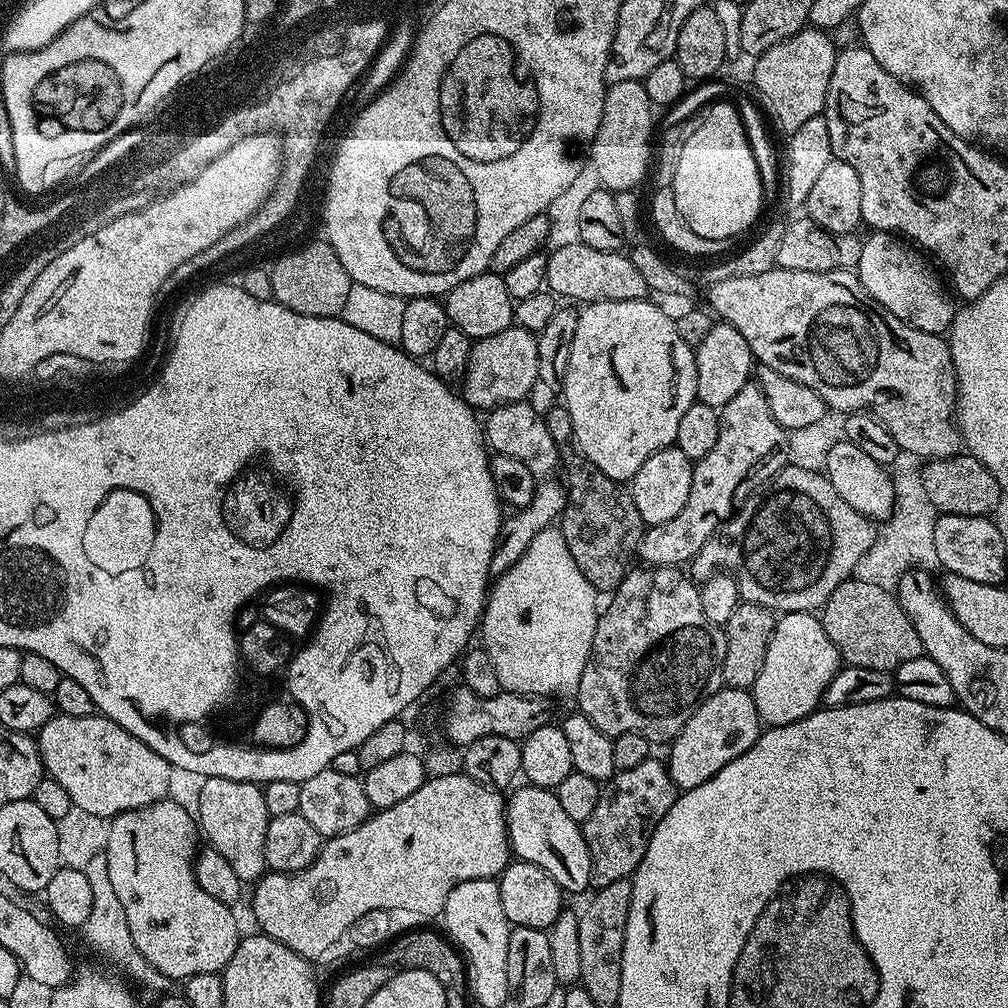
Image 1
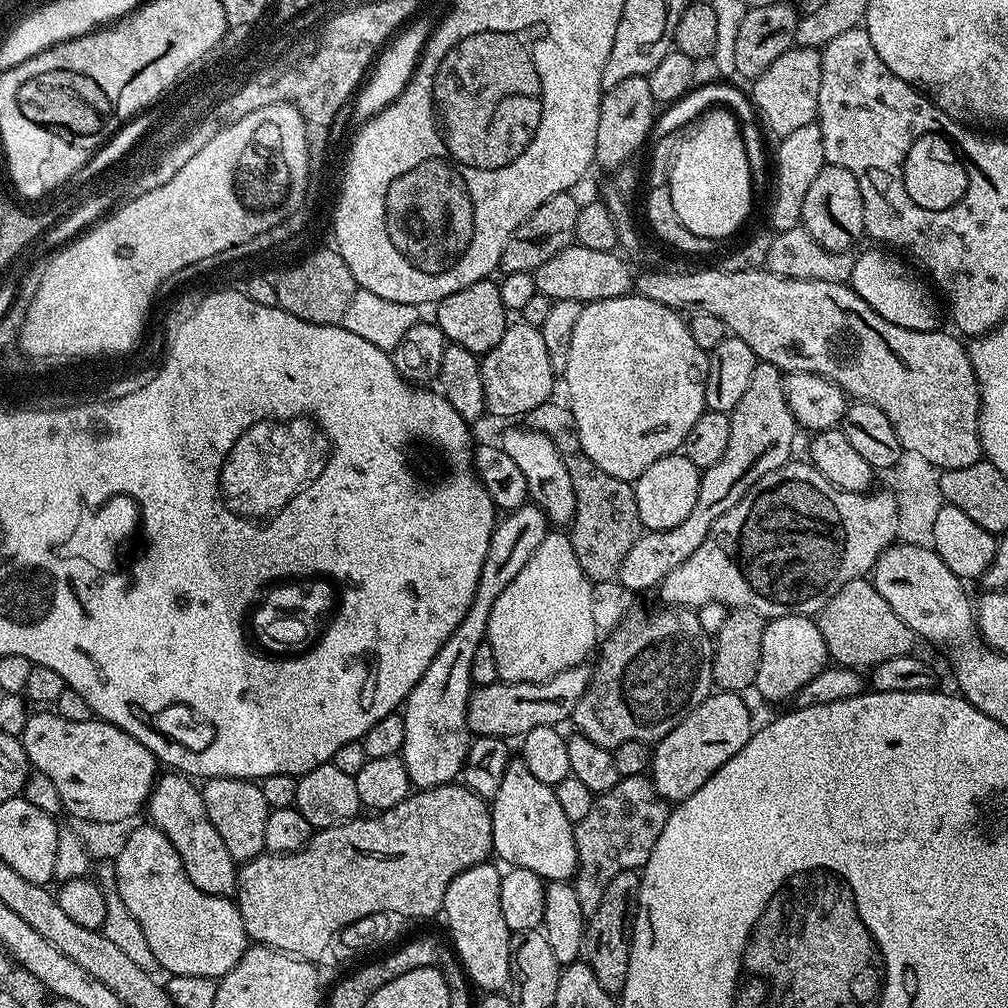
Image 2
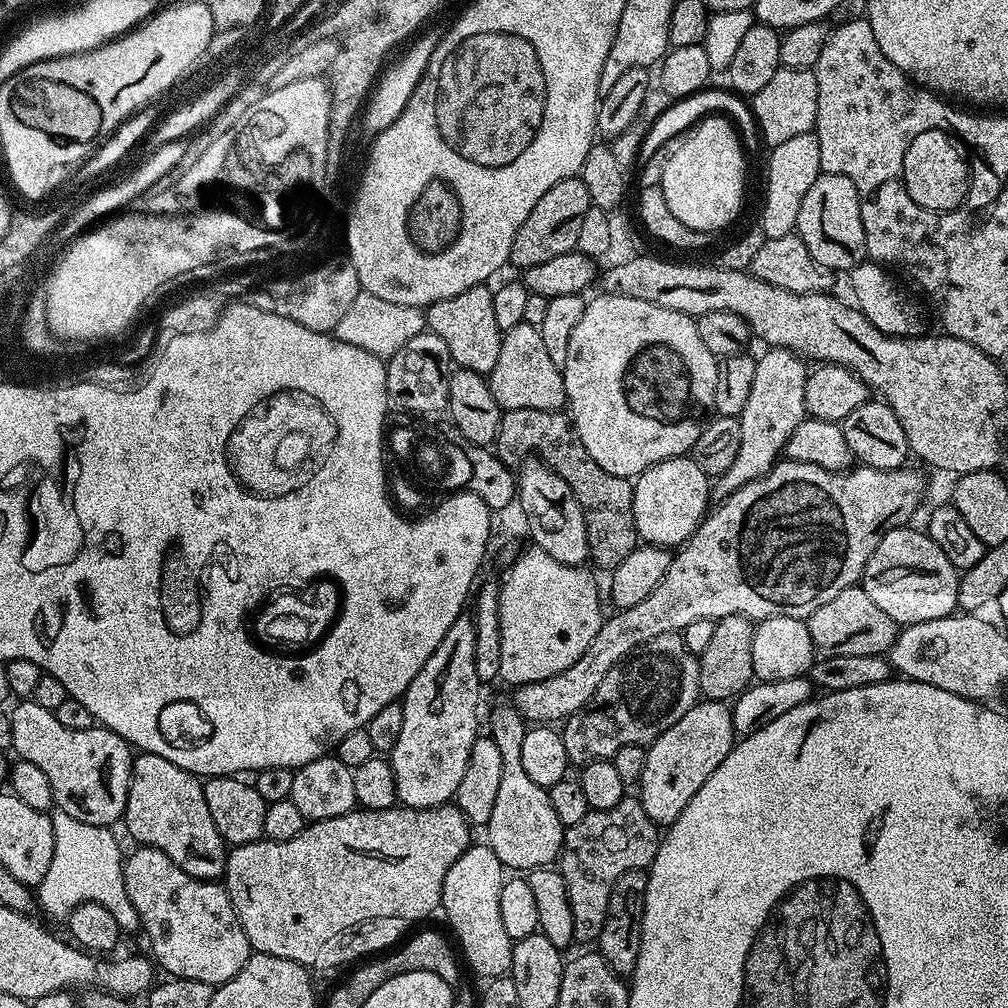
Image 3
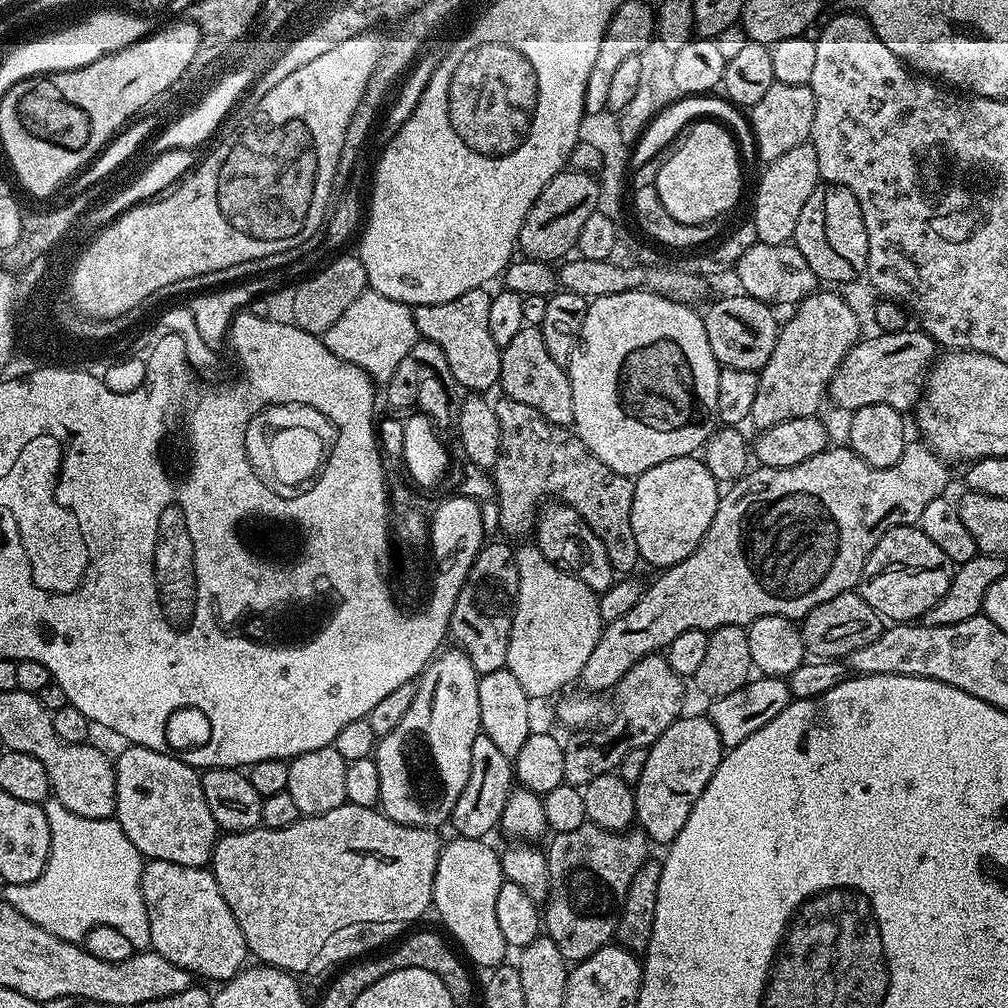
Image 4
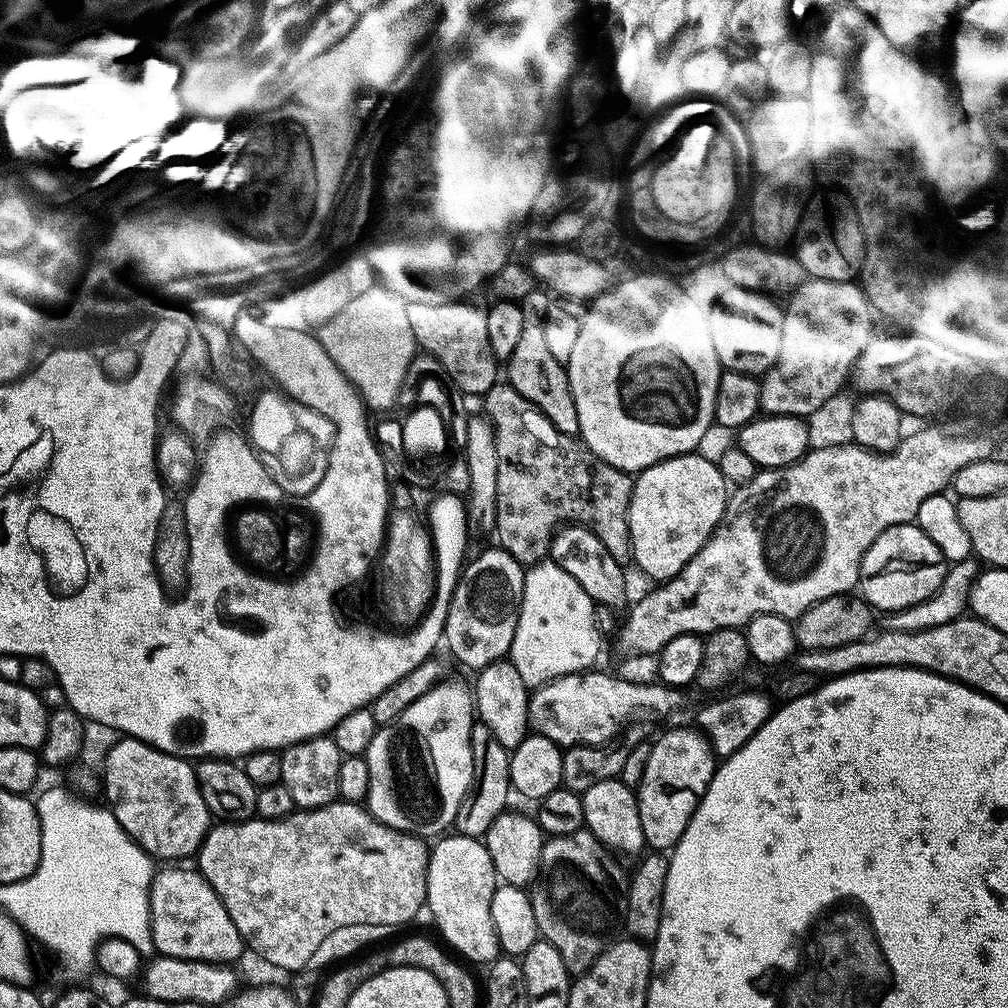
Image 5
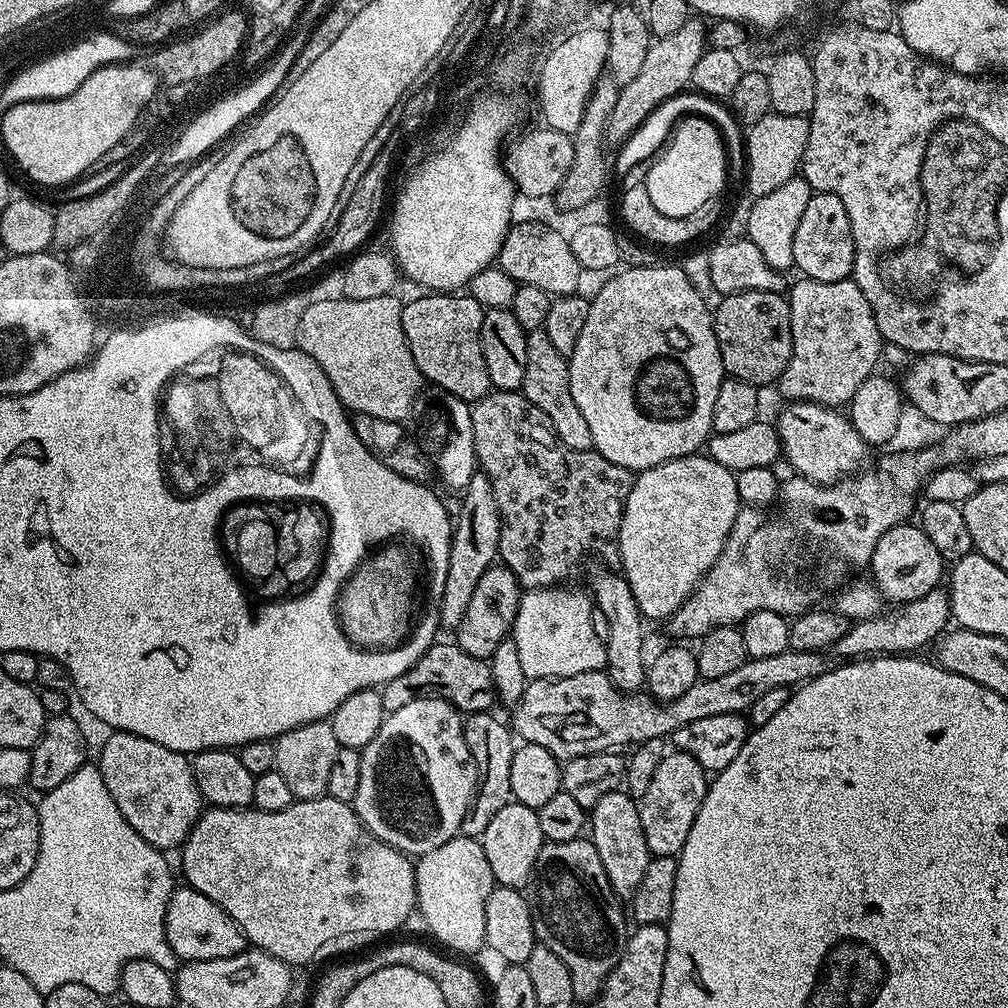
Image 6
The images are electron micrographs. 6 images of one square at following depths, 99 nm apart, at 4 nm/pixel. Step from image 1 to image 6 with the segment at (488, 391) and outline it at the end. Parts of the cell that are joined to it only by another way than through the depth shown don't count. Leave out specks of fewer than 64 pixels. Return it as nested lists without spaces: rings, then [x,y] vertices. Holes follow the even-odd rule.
[[[543,330],[528,333],[526,338],[526,378],[522,389],[525,398],[542,414],[548,417],[552,429],[556,431],[562,443],[570,446],[570,450],[579,452],[593,451],[590,438],[590,425],[582,415],[582,410],[574,403],[574,394],[570,394],[570,374],[568,360],[554,350],[554,345]]]

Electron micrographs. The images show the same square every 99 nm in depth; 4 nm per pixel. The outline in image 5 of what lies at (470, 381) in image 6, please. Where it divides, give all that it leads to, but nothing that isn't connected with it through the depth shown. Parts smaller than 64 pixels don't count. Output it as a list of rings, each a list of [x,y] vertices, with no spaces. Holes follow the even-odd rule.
[[[413,300],[406,306],[406,314],[419,351],[434,357],[461,393],[480,398],[498,382],[498,361],[490,350],[490,334],[486,334],[487,311],[468,303],[472,302],[431,304]]]

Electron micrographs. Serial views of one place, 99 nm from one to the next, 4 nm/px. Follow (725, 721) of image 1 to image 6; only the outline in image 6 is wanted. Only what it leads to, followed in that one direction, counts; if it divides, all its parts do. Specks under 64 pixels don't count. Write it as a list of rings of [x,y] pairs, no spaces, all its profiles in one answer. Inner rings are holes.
[[[669,751],[662,766],[650,781],[650,790],[639,797],[642,834],[646,834],[646,846],[652,856],[679,857],[686,838],[690,838],[690,826],[698,818],[698,810],[708,793],[710,780],[702,766],[685,752]]]

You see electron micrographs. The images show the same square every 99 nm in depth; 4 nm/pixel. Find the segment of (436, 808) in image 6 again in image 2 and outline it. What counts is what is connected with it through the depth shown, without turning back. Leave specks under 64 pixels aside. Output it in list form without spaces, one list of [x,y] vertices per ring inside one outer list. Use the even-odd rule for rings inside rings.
[[[525,502],[521,508],[507,513],[492,531],[490,546],[486,546],[486,562],[482,562],[482,574],[478,574],[478,586],[474,586],[474,598],[462,622],[458,622],[454,634],[446,638],[442,650],[434,654],[434,662],[426,666],[426,674],[422,674],[402,705],[406,722],[406,742],[402,755],[413,789],[423,790],[450,784],[463,773],[470,743],[468,699],[474,687],[470,674],[470,666],[474,666],[474,654],[478,646],[485,643],[490,610],[494,610],[498,594],[502,594],[502,590],[514,582],[522,566],[530,562],[534,550],[542,546],[542,538],[546,538],[549,531],[546,514],[531,502]]]

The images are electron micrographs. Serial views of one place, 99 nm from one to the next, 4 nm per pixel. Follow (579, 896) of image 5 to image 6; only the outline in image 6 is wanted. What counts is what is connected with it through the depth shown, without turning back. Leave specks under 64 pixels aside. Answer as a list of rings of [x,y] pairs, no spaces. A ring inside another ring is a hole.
[[[591,839],[546,842],[538,854],[526,895],[537,941],[554,950],[554,954],[566,962],[577,1001],[595,1000],[604,979],[612,973],[624,953],[630,927],[625,909],[624,912],[620,909],[621,901],[610,886],[610,878],[606,878],[602,858],[598,858],[598,850]]]

